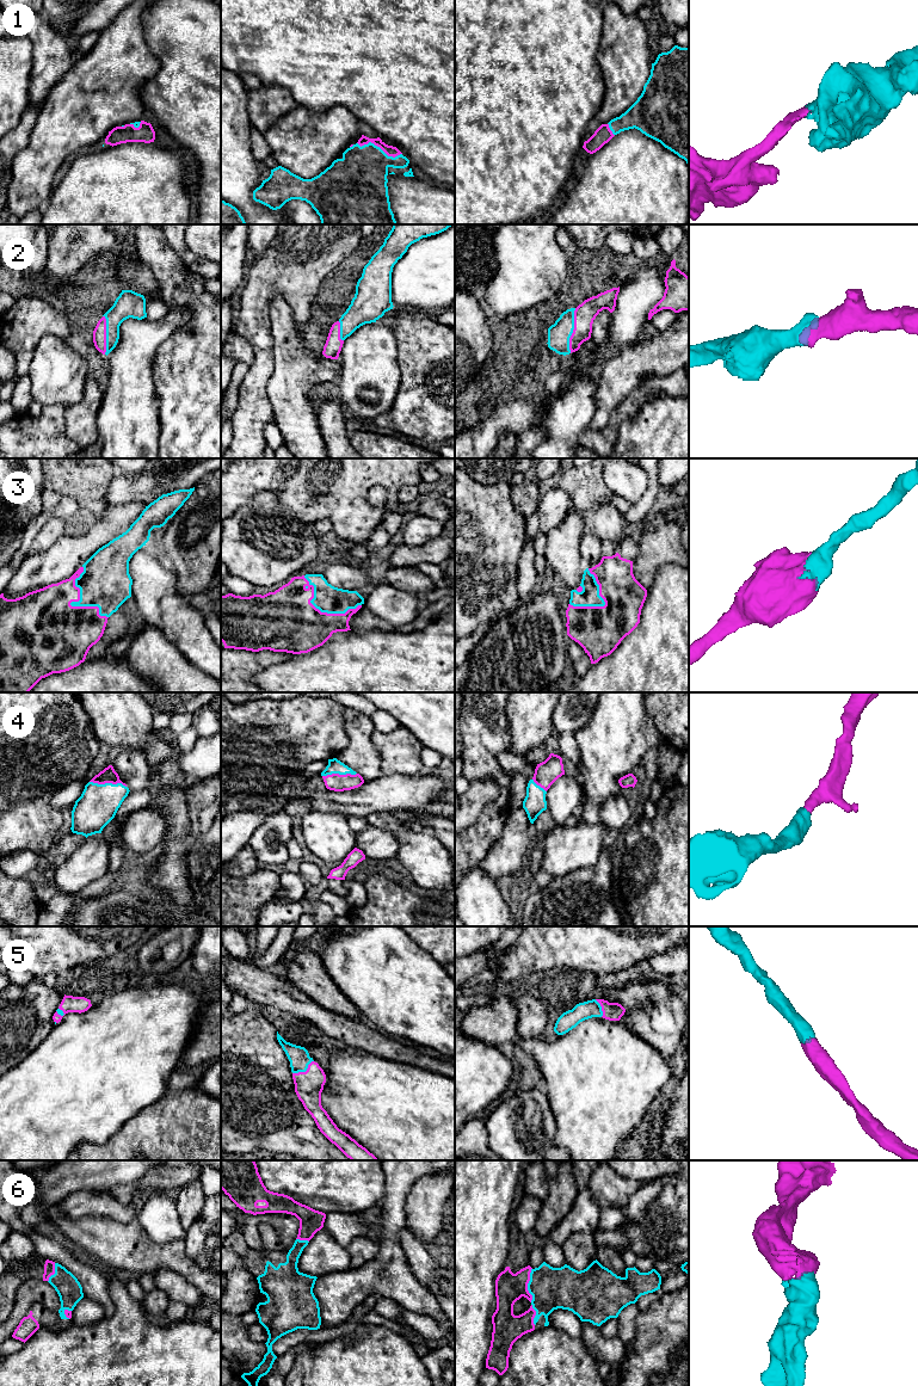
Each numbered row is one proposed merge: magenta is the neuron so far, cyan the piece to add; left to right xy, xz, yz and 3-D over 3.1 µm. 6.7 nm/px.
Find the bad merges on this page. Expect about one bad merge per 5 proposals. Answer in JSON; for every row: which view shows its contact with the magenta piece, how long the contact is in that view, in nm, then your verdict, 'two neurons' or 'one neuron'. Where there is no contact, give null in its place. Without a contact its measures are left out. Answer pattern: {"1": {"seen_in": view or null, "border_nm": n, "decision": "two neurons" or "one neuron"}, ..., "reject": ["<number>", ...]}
{"1": {"seen_in": "xz", "border_nm": 320, "decision": "one neuron"}, "2": {"seen_in": "yz", "border_nm": 300, "decision": "one neuron"}, "3": {"seen_in": "xy", "border_nm": 400, "decision": "one neuron"}, "4": {"seen_in": "xy", "border_nm": 260, "decision": "one neuron"}, "5": {"seen_in": "xz", "border_nm": 170, "decision": "one neuron"}, "6": {"seen_in": "yz", "border_nm": 240, "decision": "one neuron"}, "reject": []}

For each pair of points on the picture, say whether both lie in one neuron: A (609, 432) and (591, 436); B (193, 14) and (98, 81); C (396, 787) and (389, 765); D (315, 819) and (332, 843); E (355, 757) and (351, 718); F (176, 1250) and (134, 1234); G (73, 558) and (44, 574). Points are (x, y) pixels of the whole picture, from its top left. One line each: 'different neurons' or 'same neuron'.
A: same neuron
B: different neurons
C: different neurons
D: same neuron
E: same neuron
F: same neuron
G: same neuron

